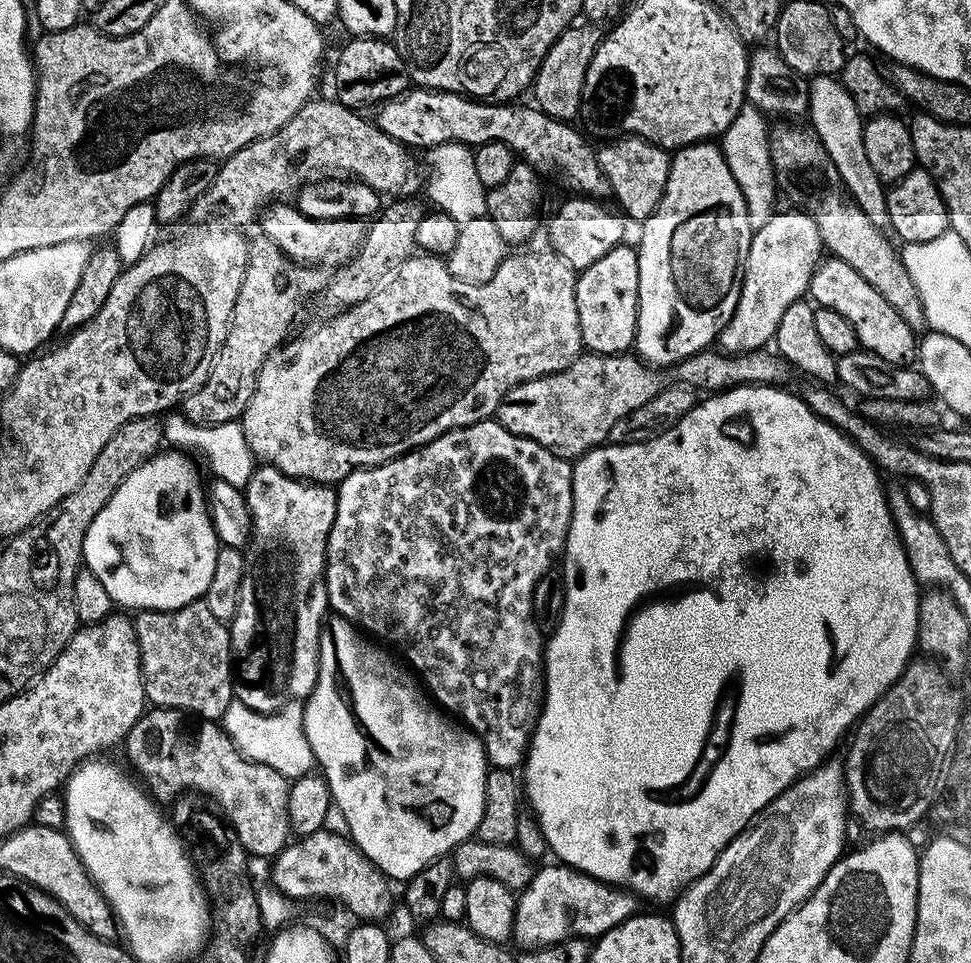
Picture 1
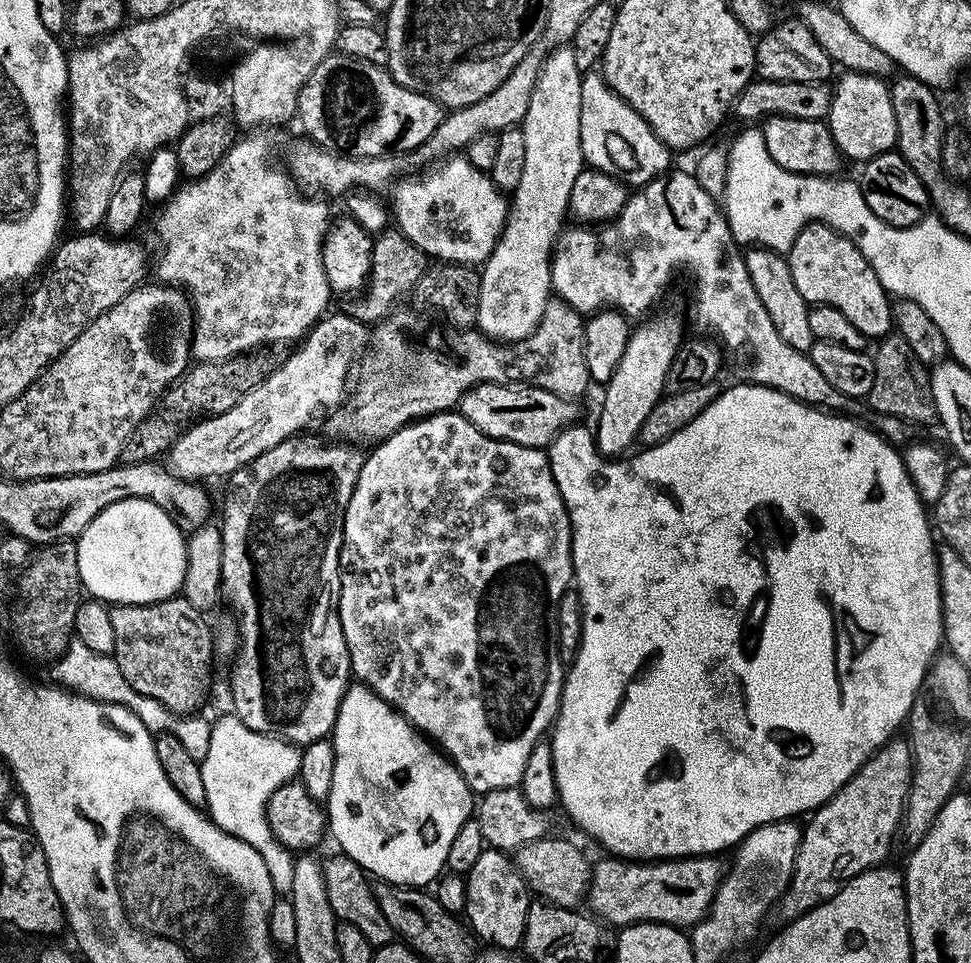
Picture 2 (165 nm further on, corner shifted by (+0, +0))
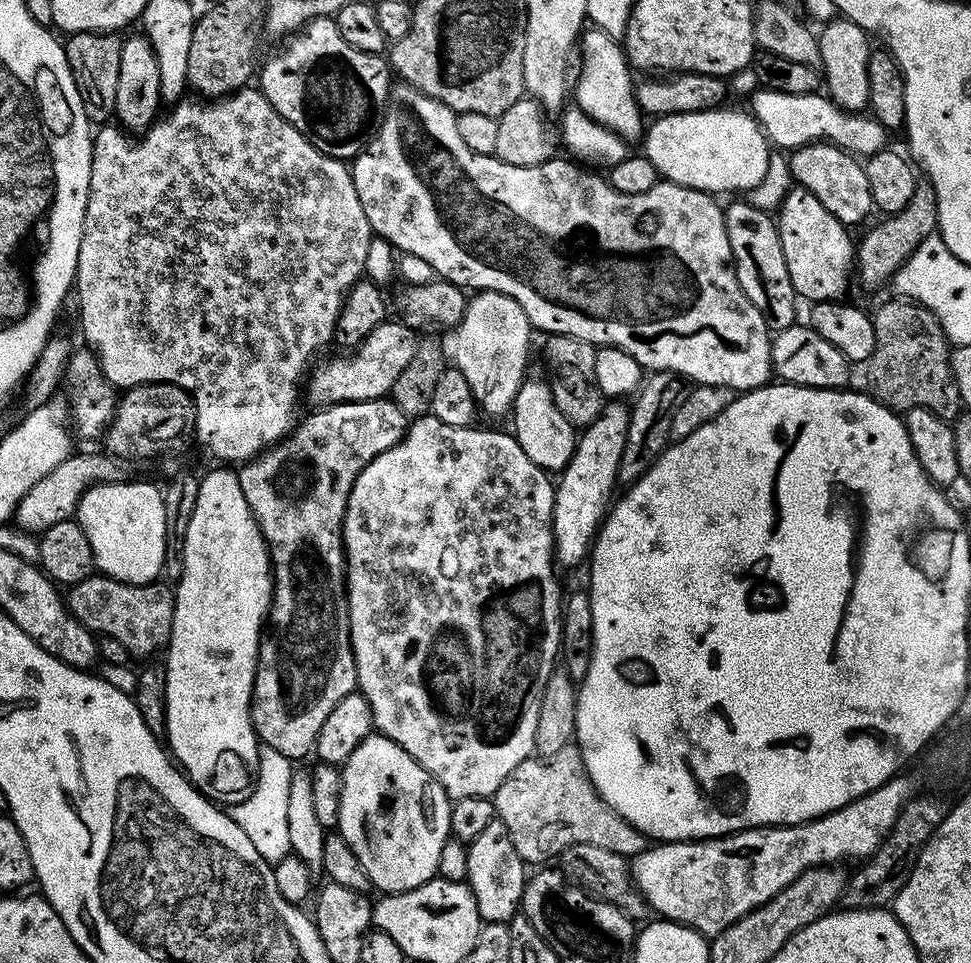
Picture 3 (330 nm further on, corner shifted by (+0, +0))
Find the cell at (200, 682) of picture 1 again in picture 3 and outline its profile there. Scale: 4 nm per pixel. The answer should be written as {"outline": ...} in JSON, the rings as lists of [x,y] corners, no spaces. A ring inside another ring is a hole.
{"outline":[[[93,574],[88,576],[84,581],[80,581],[77,584],[71,585],[66,592],[66,603],[68,609],[72,612],[74,618],[78,618],[78,622],[82,622],[86,625],[90,631],[94,634],[99,634],[100,636],[113,636],[118,638],[118,642],[122,642],[122,646],[126,646],[126,650],[133,657],[136,656],[148,656],[144,658],[152,658],[156,651],[163,649],[170,637],[172,637],[172,623],[174,622],[174,606],[176,605],[176,594],[175,591],[167,583],[160,584],[161,582],[153,582],[150,584],[127,584],[121,580],[115,580],[113,576],[106,576],[103,574]]]}

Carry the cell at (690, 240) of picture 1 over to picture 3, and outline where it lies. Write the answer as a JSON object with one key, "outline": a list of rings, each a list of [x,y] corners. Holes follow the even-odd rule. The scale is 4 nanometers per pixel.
{"outline":[[[605,403],[603,410],[598,414],[598,418],[594,418],[594,422],[579,433],[574,454],[568,465],[559,473],[560,480],[558,476],[555,481],[556,501],[554,502],[554,514],[552,515],[552,529],[554,530],[554,542],[556,543],[554,556],[561,565],[564,563],[568,568],[582,563],[583,560],[585,563],[592,547],[592,541],[596,539],[596,533],[599,532],[600,525],[603,524],[605,516],[610,511],[610,505],[614,500],[612,491],[618,488],[620,478],[622,450],[626,450],[629,411],[630,408],[627,403]]]}

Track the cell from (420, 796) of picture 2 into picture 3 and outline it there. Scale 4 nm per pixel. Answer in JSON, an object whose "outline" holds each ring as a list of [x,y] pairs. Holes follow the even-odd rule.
{"outline":[[[379,734],[366,737],[342,765],[338,832],[346,838],[350,850],[358,854],[358,862],[366,866],[373,889],[381,888],[381,893],[403,894],[437,875],[438,854],[450,839],[451,809],[452,801],[440,783],[390,738]]]}

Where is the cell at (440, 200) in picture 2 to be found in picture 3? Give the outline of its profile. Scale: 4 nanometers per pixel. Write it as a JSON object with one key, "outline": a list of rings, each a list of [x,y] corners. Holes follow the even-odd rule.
{"outline":[[[403,82],[397,83],[391,89],[388,97],[388,106],[384,109],[384,115],[380,121],[380,127],[376,130],[376,135],[368,141],[360,153],[351,161],[350,171],[352,173],[352,181],[354,182],[354,190],[358,190],[358,202],[362,202],[362,210],[366,210],[366,222],[370,222],[373,233],[379,239],[392,245],[397,253],[409,252],[416,260],[421,260],[424,264],[429,264],[433,268],[435,275],[441,280],[448,280],[451,284],[456,284],[465,290],[479,290],[482,292],[501,292],[510,298],[514,298],[514,302],[518,302],[522,306],[522,310],[526,310],[528,321],[533,326],[533,329],[544,331],[544,334],[555,334],[558,336],[573,336],[579,340],[585,340],[587,344],[593,346],[607,346],[610,348],[621,348],[626,350],[626,354],[633,356],[639,364],[646,370],[652,372],[676,372],[679,376],[683,376],[685,380],[693,385],[712,384],[714,386],[726,386],[735,390],[737,393],[743,394],[752,391],[753,388],[762,388],[765,384],[773,379],[772,371],[772,337],[768,323],[764,321],[763,314],[758,310],[758,306],[754,306],[754,302],[750,302],[750,298],[746,298],[746,294],[741,290],[740,283],[736,277],[736,266],[732,262],[732,251],[730,250],[730,238],[726,234],[726,222],[724,221],[724,208],[721,205],[716,205],[717,197],[715,195],[703,192],[702,189],[687,188],[684,185],[673,184],[669,182],[657,182],[650,190],[639,192],[638,194],[622,194],[618,190],[614,190],[612,185],[599,171],[589,170],[580,164],[573,162],[571,159],[553,158],[547,160],[545,164],[538,166],[530,166],[523,168],[522,166],[510,166],[506,162],[502,162],[494,156],[486,154],[474,154],[474,150],[470,150],[470,146],[466,146],[466,142],[462,142],[462,138],[458,134],[458,122],[456,121],[457,113],[451,112],[448,107],[442,102],[438,102],[434,98],[430,98],[426,94],[422,94],[417,88]]]}

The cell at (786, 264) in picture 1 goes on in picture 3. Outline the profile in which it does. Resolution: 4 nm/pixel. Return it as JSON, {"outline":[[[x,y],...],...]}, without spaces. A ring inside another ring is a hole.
{"outline":[[[652,372],[640,385],[635,393],[634,401],[628,413],[628,433],[626,434],[626,450],[622,450],[622,462],[620,463],[619,483],[624,486],[630,486],[650,466],[661,452],[668,447],[670,443],[670,422],[682,406],[682,402],[688,397],[690,391],[689,381],[676,372]]]}

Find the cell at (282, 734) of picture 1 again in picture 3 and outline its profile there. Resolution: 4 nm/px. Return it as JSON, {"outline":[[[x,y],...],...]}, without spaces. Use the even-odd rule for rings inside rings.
{"outline":[[[261,747],[260,765],[256,767],[256,783],[247,800],[233,804],[230,808],[232,821],[239,826],[242,834],[250,838],[254,850],[262,854],[266,863],[273,866],[290,855],[290,830],[286,830],[286,802],[290,802],[290,778],[294,771],[293,761],[288,760],[278,750]]]}

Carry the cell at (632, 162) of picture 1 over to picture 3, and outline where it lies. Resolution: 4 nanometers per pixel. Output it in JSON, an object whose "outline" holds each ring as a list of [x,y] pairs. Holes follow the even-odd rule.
{"outline":[[[595,26],[583,29],[578,41],[582,66],[581,78],[574,89],[575,107],[580,108],[594,122],[609,128],[625,142],[639,141],[645,135],[646,120],[636,100],[633,69],[630,67],[628,57],[624,54],[624,45],[619,39],[611,37],[606,30]]]}

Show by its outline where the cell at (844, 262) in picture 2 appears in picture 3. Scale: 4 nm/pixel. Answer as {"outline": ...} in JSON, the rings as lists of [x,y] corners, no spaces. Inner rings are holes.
{"outline":[[[793,186],[778,209],[778,227],[786,270],[790,270],[797,297],[805,296],[808,302],[841,299],[848,288],[848,275],[854,272],[854,240],[848,237],[846,225],[834,218],[810,190]]]}

